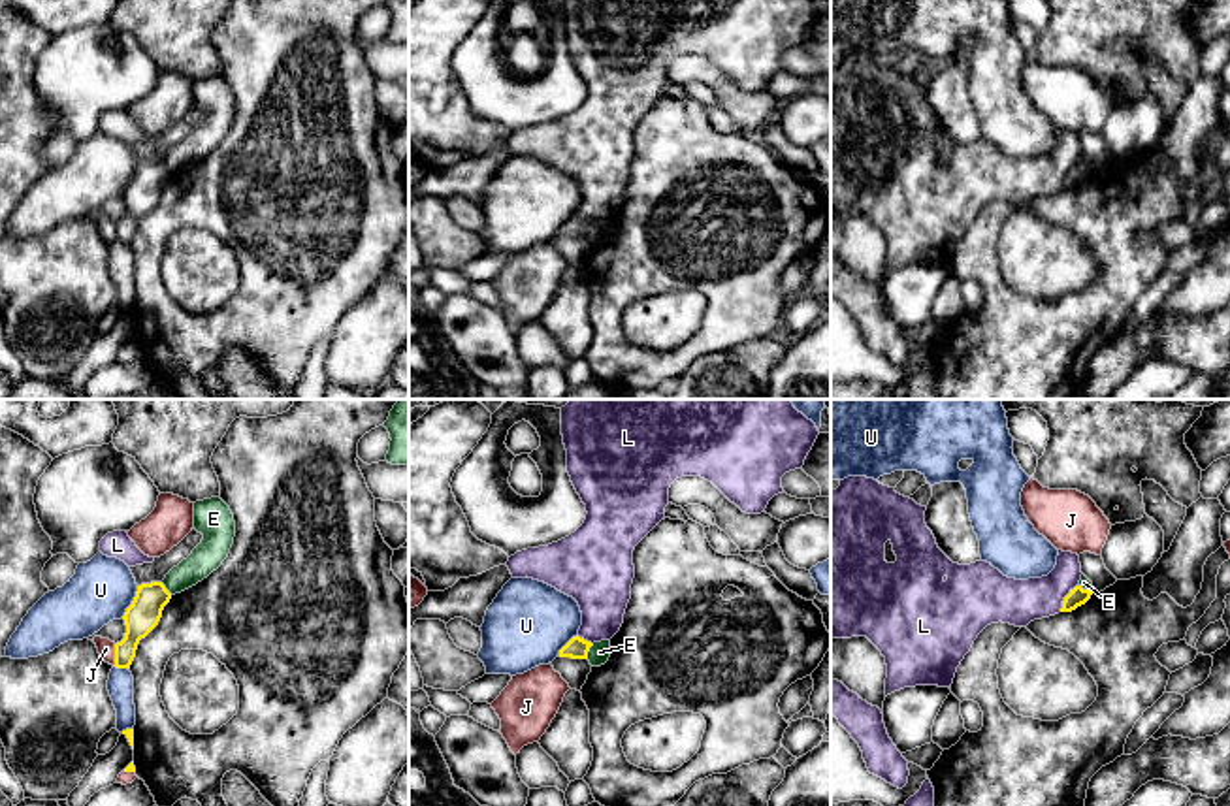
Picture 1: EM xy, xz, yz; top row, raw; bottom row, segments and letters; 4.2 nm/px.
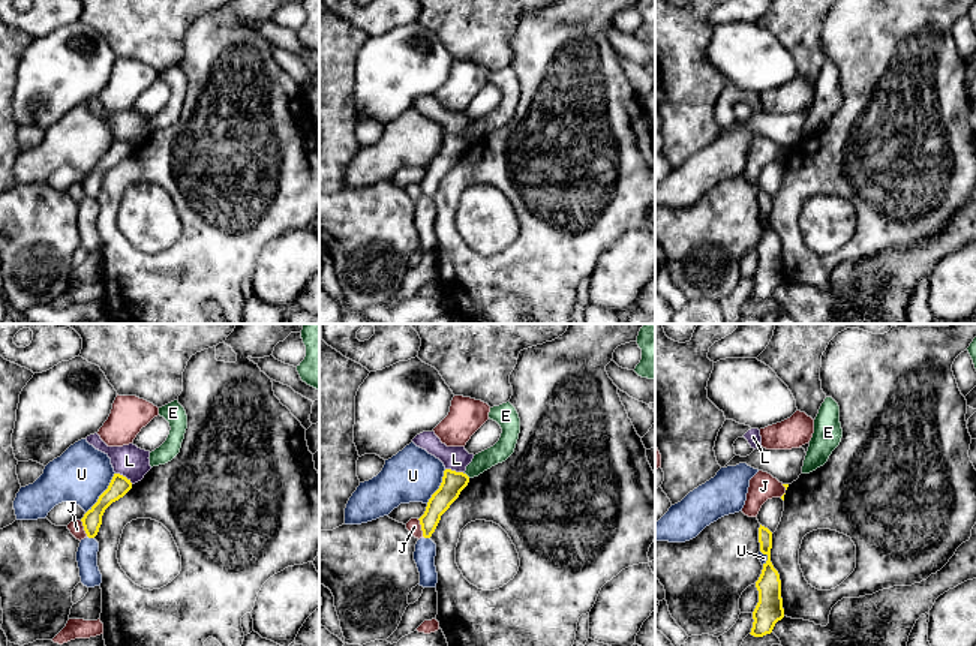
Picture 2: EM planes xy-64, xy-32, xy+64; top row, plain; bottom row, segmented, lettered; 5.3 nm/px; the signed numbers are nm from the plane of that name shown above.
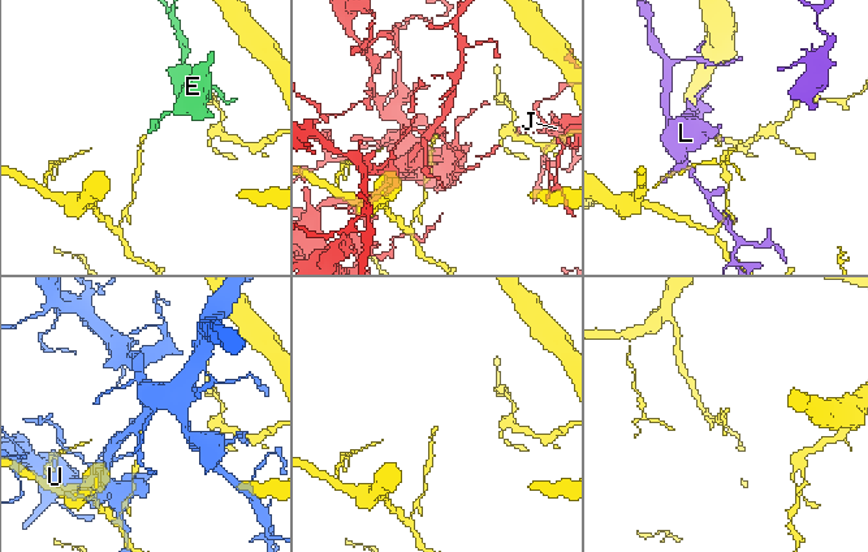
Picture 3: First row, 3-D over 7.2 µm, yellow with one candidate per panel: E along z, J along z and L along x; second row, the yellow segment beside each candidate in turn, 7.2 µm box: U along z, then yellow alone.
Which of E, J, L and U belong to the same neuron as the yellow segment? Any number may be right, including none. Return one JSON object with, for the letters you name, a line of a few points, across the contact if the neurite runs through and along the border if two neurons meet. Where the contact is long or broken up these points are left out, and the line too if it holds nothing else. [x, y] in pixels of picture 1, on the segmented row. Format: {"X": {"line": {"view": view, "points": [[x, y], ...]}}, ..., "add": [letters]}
{"add": []}

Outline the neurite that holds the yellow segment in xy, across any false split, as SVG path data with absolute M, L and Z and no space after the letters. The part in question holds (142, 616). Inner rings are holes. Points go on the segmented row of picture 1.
M162 582L138 586L132 604L126 608L122 620L126 625L124 638L115 644L117 669L130 669L141 638L145 638L160 621L164 606L171 593Z

